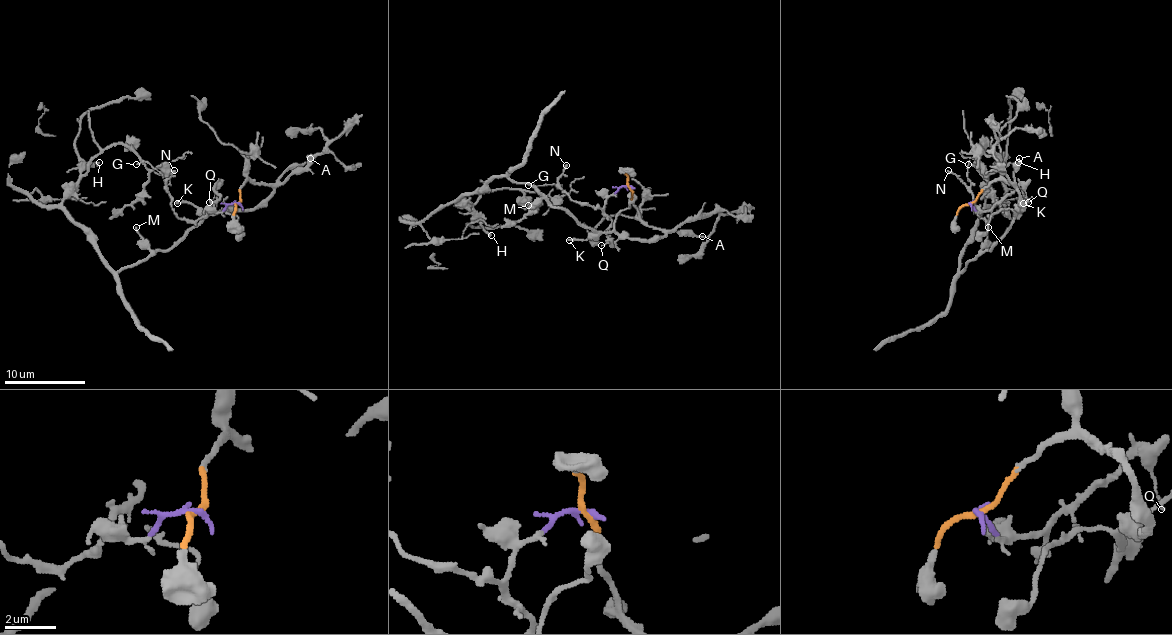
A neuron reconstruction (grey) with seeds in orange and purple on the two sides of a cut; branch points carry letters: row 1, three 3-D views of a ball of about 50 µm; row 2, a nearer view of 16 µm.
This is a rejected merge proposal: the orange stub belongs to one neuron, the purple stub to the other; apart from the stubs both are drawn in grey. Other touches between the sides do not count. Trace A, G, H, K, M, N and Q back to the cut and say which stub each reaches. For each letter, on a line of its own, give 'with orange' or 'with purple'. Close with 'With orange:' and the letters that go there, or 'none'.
A: with orange
G: with purple
H: with orange
K: with orange
M: with orange
N: with purple
Q: with purple
With orange: A, H, K, M

